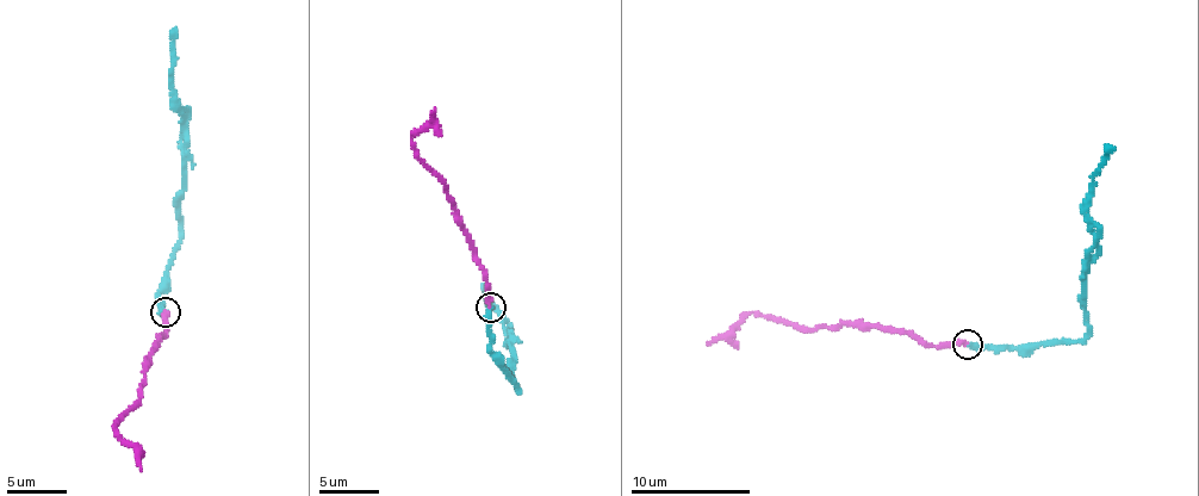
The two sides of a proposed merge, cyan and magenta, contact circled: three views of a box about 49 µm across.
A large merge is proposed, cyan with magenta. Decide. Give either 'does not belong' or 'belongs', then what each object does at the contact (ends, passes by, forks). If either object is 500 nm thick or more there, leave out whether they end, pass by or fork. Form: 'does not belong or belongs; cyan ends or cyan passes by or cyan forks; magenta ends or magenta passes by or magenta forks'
does not belong; cyan ends; magenta ends

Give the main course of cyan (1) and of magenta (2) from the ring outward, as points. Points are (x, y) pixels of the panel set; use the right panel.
1: (968, 343), (988, 349), (1085, 336), (1086, 253), (1094, 242), (1087, 206), (1093, 173), (1114, 147)
2: (968, 343), (926, 347), (906, 332), (844, 324), (807, 329), (752, 312), (731, 334), (707, 345)

